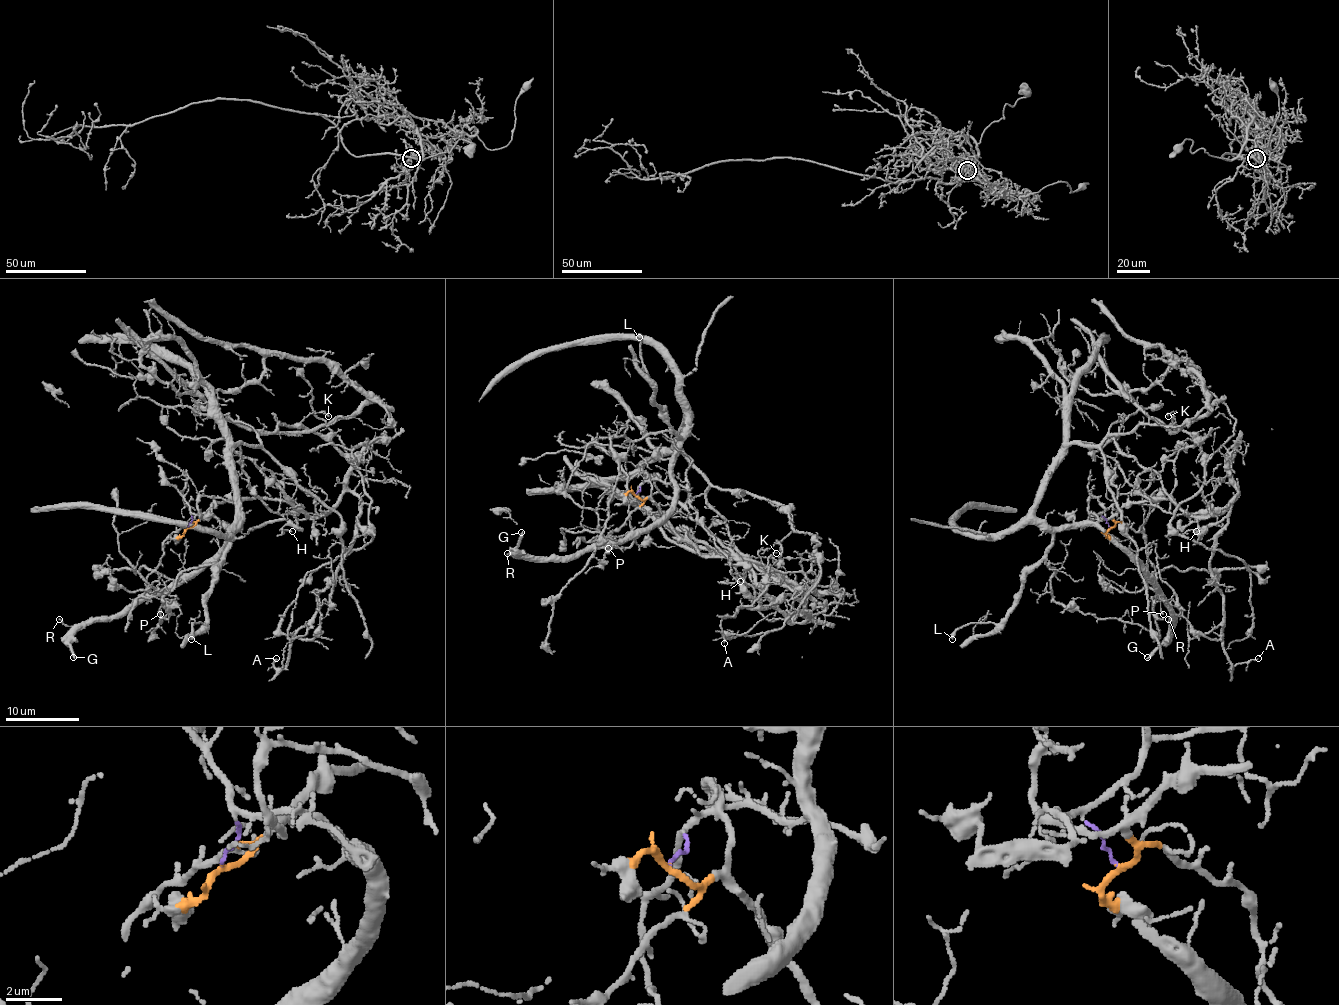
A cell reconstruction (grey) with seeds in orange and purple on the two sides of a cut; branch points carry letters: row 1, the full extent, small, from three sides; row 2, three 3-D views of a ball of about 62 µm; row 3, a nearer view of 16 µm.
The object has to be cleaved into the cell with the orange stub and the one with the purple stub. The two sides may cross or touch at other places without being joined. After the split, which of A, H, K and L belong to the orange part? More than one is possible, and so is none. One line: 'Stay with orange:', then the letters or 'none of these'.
Stay with orange: A, H

